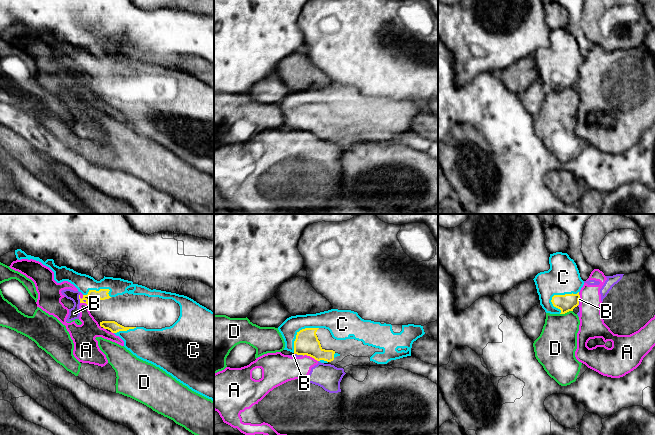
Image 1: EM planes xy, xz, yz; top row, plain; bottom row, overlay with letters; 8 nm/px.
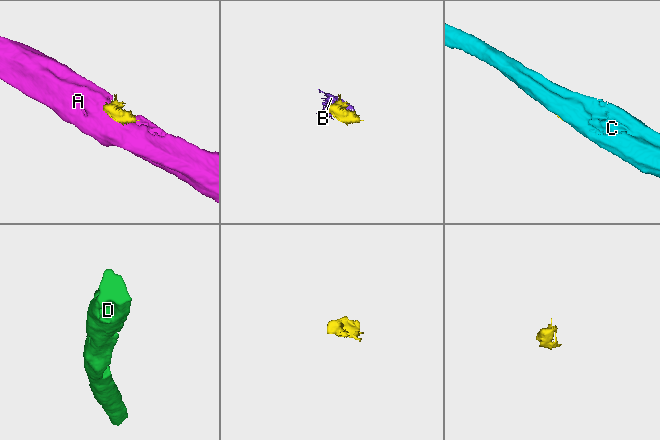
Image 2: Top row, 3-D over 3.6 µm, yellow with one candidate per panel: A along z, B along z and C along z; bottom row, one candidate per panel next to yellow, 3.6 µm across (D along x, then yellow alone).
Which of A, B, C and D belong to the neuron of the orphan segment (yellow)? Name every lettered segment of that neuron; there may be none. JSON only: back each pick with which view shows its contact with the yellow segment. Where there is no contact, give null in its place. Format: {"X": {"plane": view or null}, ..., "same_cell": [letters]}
{"C": {"plane": "yz"}, "same_cell": ["C"]}

